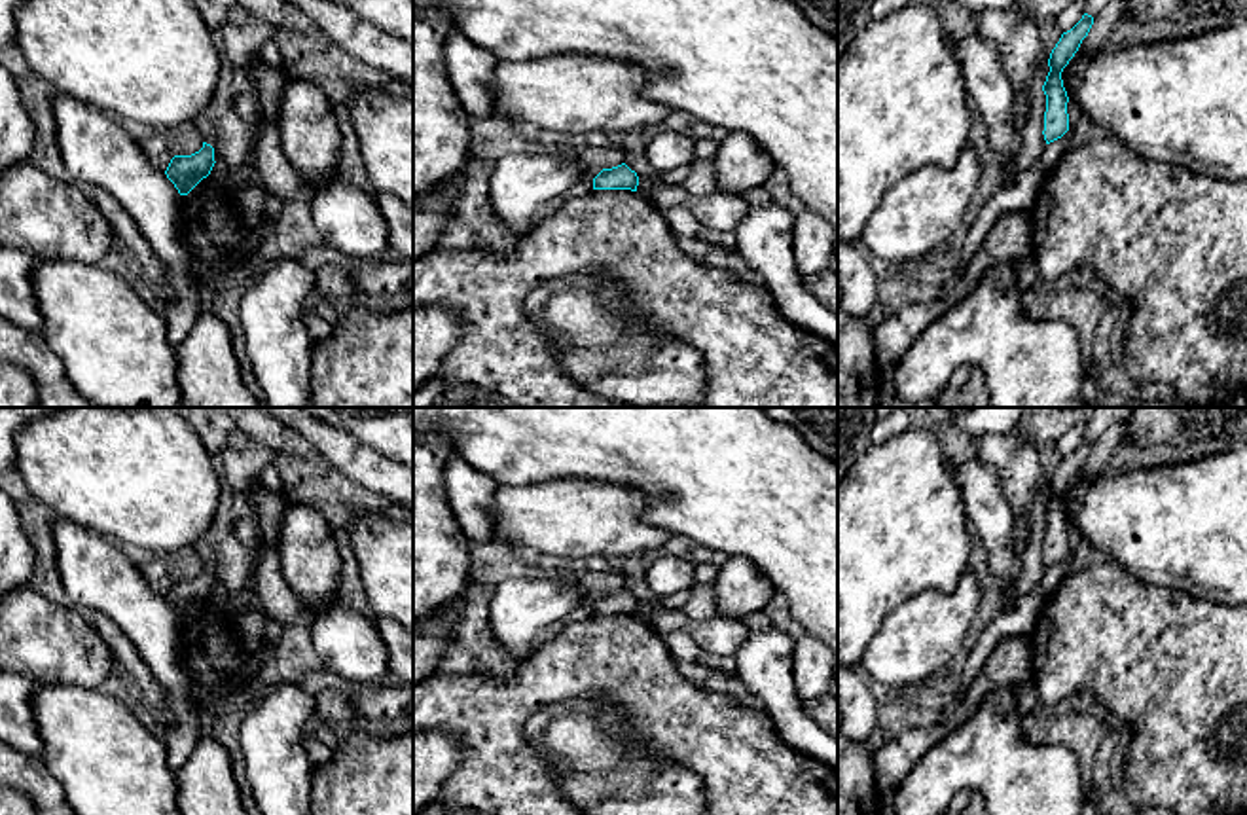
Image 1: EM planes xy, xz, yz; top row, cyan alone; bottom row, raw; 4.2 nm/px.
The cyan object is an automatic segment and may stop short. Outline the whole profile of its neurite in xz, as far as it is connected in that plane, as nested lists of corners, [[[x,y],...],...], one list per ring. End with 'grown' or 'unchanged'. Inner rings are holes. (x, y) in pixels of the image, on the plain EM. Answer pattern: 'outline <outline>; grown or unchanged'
outline [[[625,588],[603,593],[593,603],[593,614],[631,614],[637,616],[639,601],[635,595],[631,595]]]; unchanged

